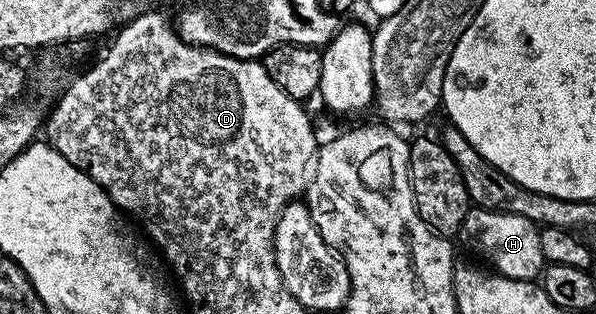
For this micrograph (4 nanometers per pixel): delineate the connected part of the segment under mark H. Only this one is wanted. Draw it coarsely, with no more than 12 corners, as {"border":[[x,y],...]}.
{"border":[[473,207],[459,237],[502,278],[547,264],[541,229],[523,215]]}

